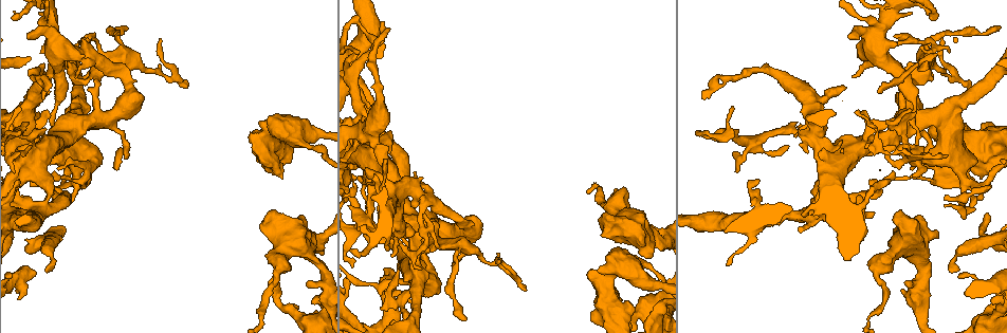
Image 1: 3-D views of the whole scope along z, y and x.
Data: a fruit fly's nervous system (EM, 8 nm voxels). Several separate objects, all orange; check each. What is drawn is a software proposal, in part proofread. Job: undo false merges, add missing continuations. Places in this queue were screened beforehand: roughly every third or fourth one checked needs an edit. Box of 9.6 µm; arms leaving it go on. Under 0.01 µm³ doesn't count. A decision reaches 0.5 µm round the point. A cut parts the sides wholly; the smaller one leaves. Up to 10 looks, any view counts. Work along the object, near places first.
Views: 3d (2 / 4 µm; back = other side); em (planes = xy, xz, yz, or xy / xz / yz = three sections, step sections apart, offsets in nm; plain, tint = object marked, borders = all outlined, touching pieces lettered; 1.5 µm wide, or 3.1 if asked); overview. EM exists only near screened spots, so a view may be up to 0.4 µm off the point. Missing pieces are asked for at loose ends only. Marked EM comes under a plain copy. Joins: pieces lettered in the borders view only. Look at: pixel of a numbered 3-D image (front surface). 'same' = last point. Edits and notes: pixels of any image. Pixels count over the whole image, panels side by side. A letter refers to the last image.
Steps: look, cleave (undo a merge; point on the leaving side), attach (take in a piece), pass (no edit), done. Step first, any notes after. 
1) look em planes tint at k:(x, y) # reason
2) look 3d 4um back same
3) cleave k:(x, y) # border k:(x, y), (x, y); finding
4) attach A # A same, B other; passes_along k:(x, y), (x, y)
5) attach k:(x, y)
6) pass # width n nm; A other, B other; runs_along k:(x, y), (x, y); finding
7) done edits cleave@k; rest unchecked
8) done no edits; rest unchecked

look 3d 4um at 1:(307, 282) # an open end

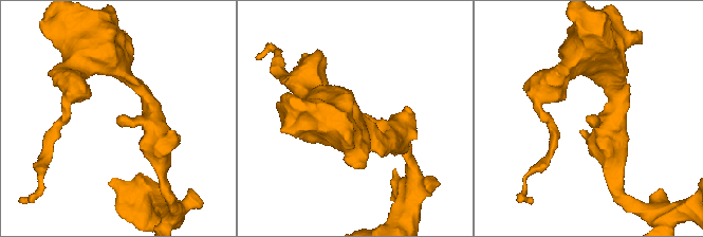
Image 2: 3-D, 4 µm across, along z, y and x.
look em 3.1um xy step 8 tint at 2:(119, 115)

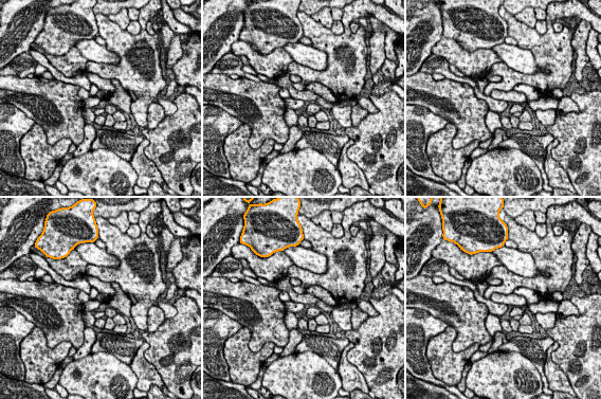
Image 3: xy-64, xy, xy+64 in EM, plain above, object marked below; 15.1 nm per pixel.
look em 3.1um planes borders same

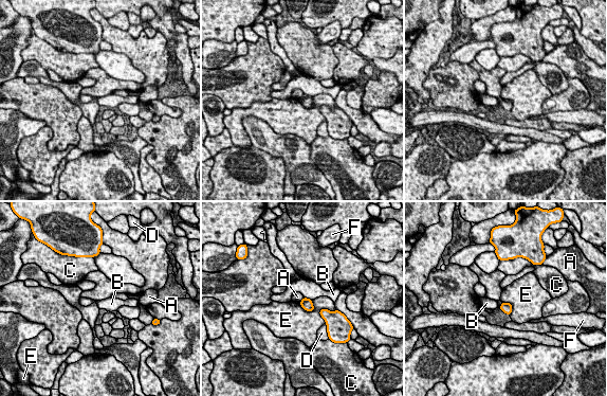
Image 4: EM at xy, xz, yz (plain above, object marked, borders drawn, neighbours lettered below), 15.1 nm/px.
pass # A other, B other, C other, D other, E other, F other; border 4:(335, 308), (319, 311), (325, 323); no lettered piece goes on from it

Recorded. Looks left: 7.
look 3d 4um at 1:(588, 272) # branch stops here

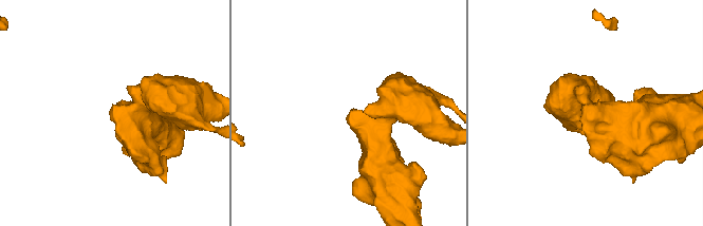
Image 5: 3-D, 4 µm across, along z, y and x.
look em xz step 8 borders at 5:(588, 109)

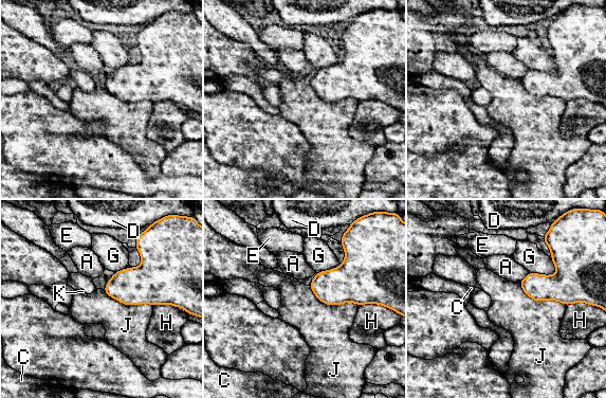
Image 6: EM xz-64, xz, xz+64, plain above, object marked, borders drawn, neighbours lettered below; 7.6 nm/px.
pass # A other, C other, D other, E other, G other, H other, J other, K other; no lettered piece goes on from it

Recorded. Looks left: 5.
look 3d 4um at 1:(395, 279) # arms part here

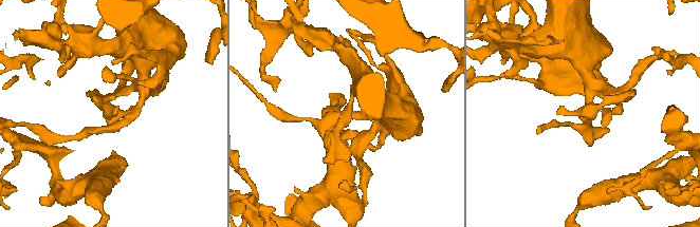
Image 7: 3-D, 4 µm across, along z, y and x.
look em xy step 8 tint at 7:(113, 123) # shape alone is not enough

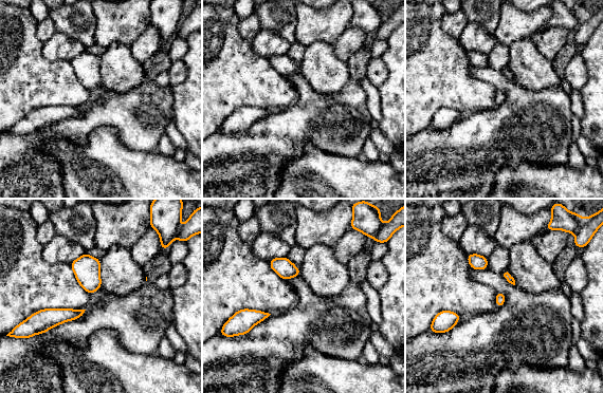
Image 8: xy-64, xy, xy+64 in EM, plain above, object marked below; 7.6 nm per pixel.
look em planes borders same # cut it another way

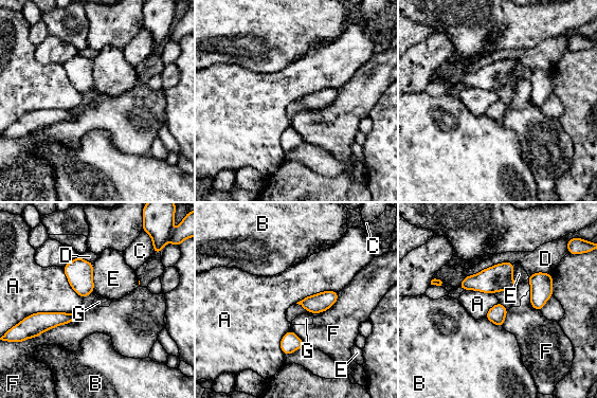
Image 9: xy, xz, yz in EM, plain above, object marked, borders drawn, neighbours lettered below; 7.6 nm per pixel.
pass # longest_contact A 420 nm; A other, B other, C other, D other, E other, F other, G other; border 9:(77, 312), (34, 312), (22, 320); one neuron here

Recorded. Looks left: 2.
done no edits; rest unchecked

